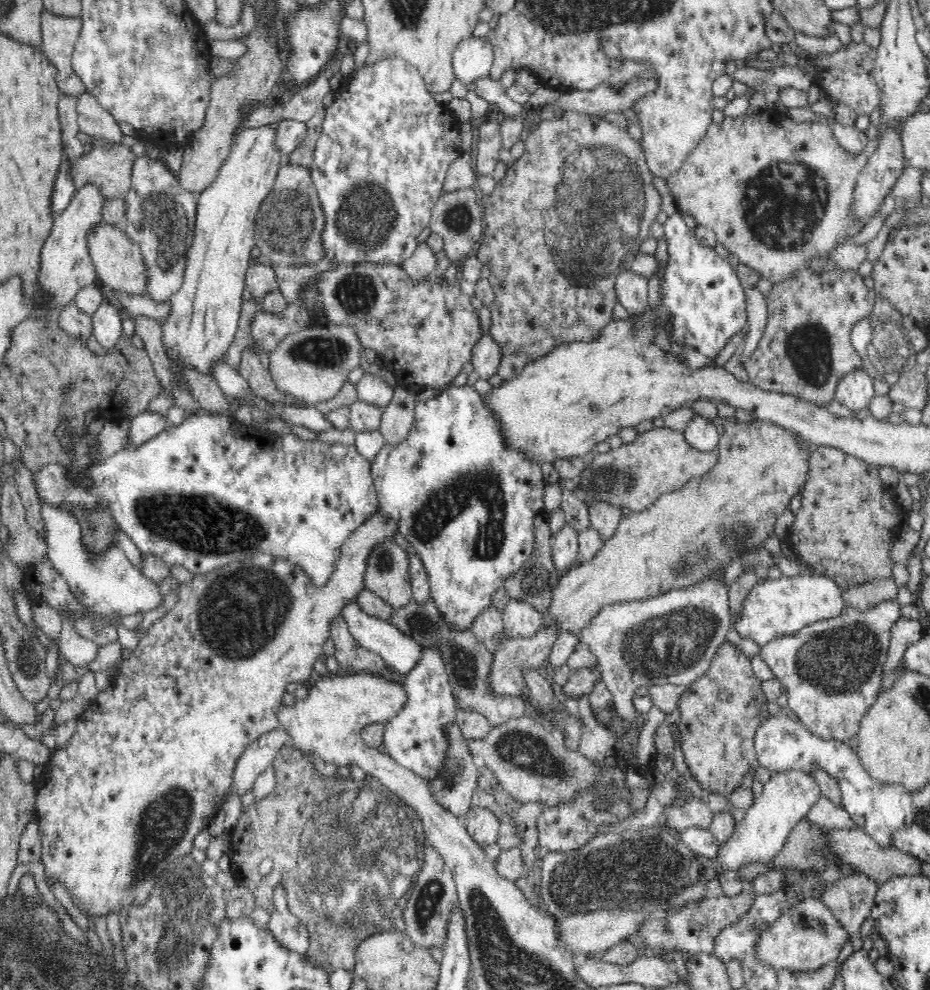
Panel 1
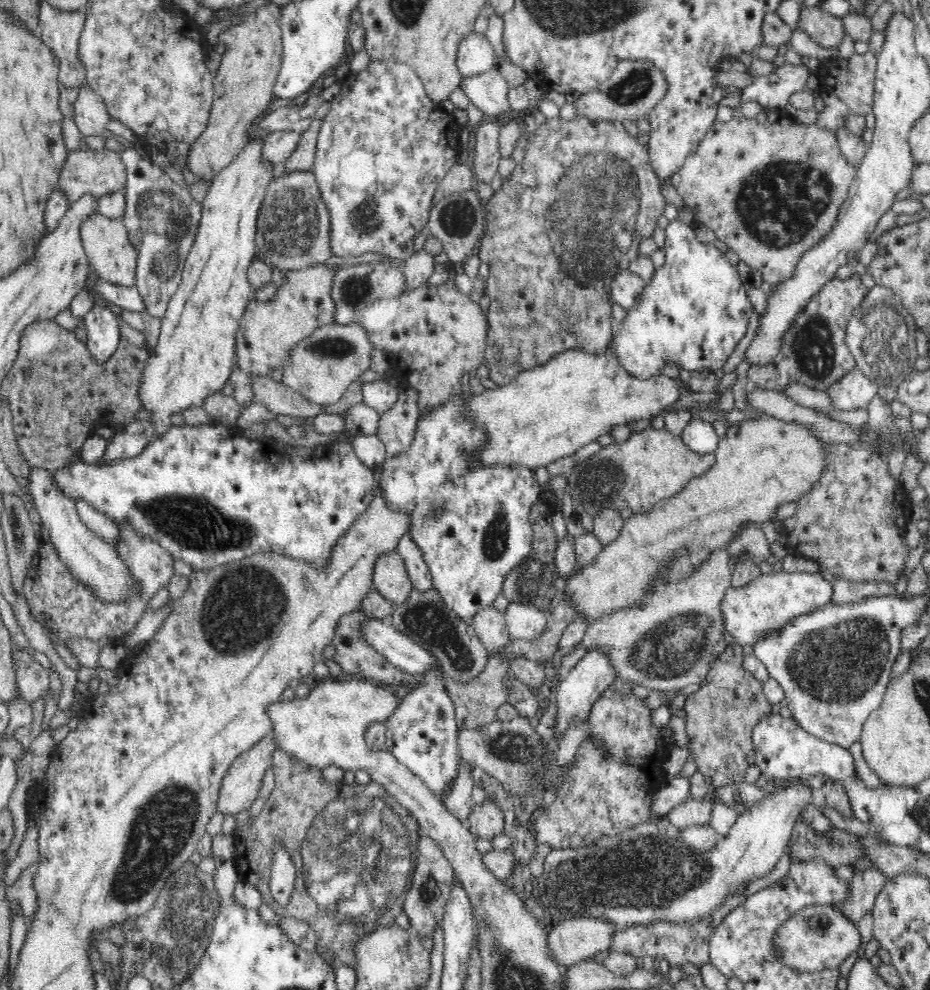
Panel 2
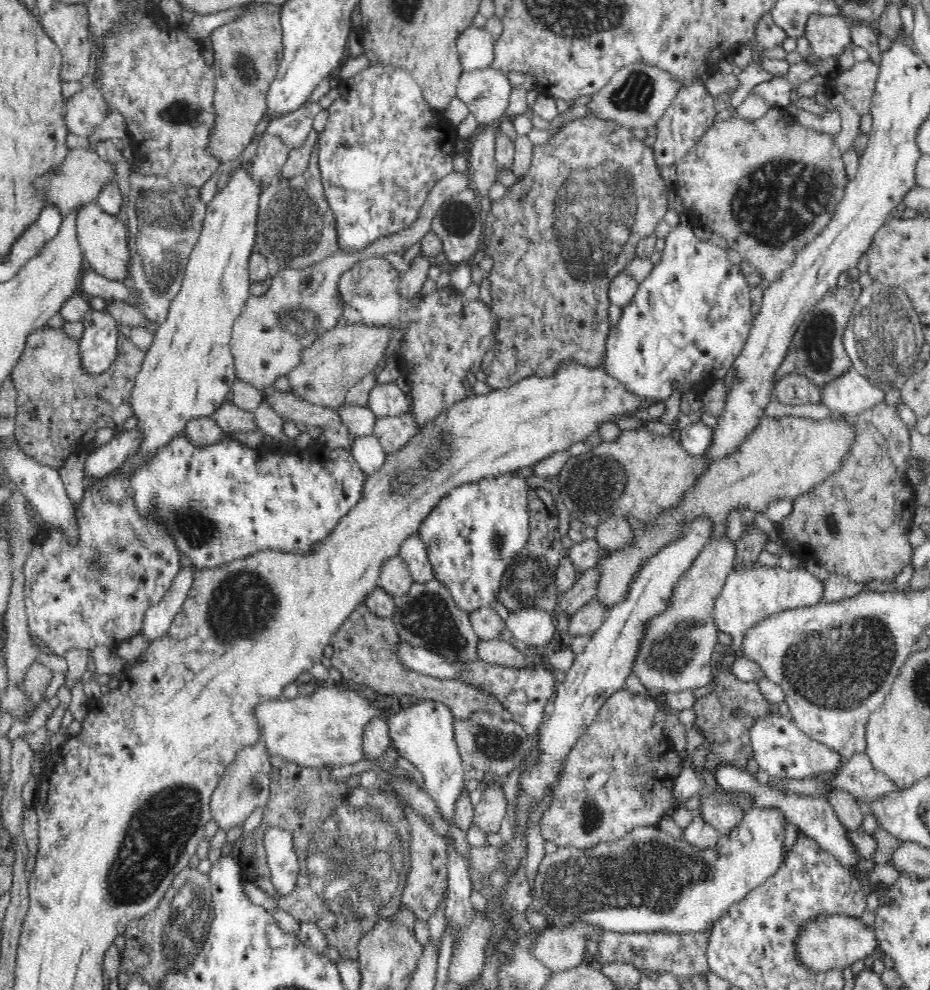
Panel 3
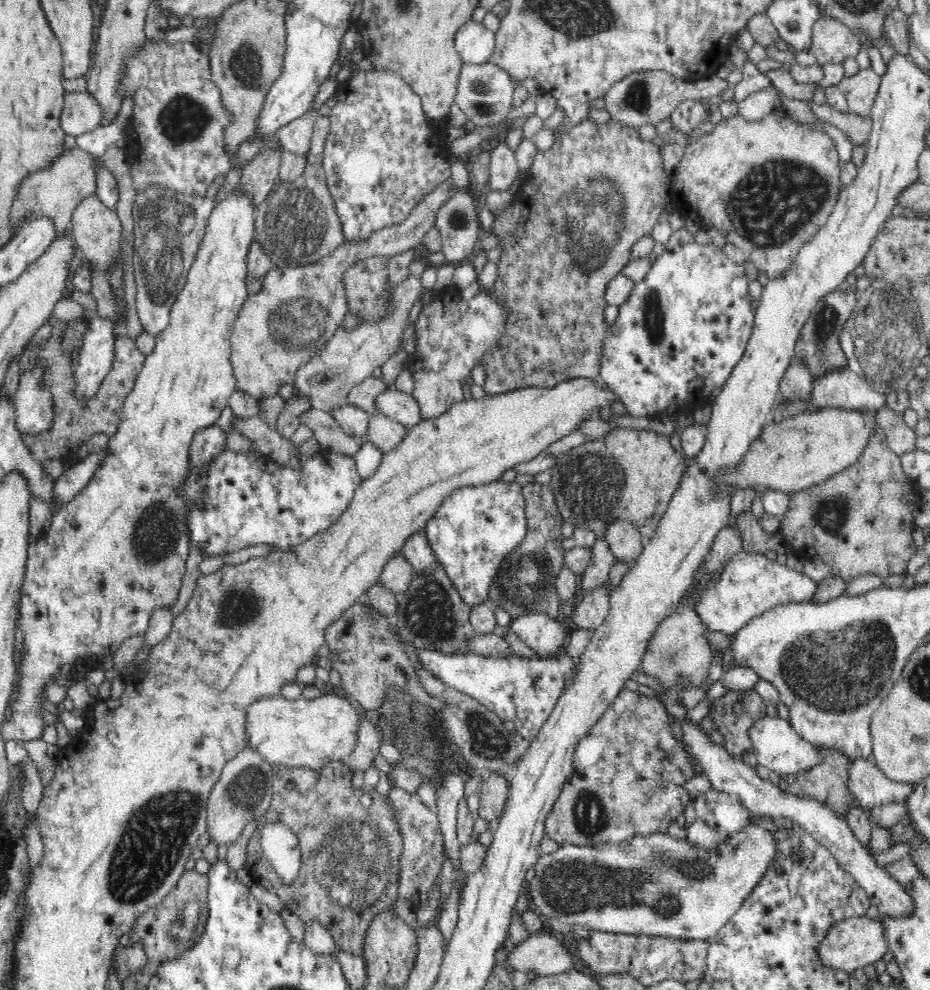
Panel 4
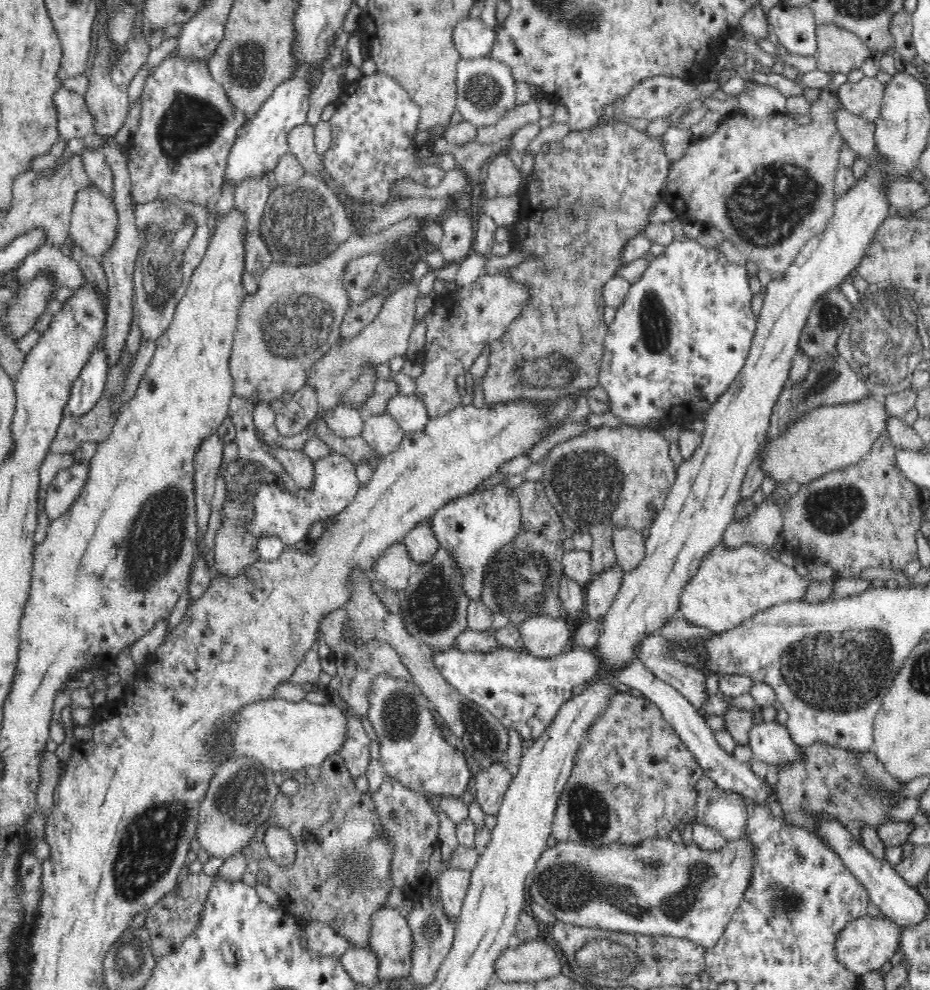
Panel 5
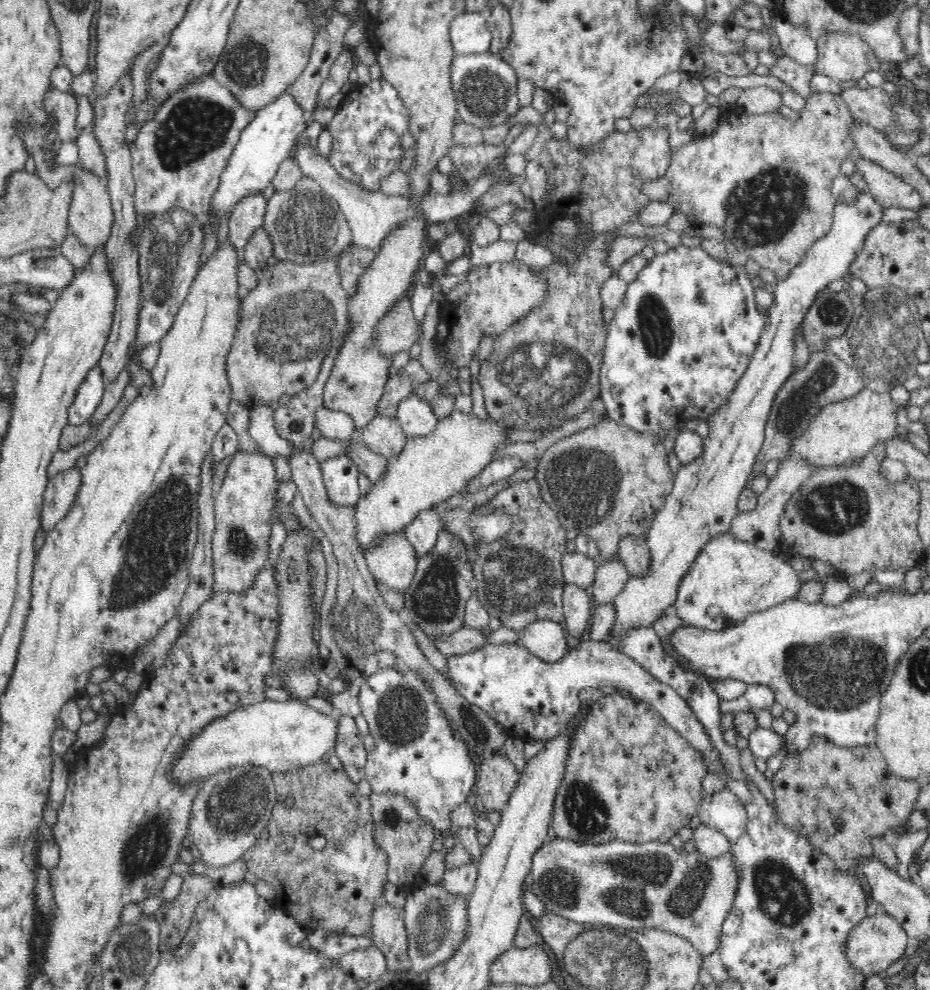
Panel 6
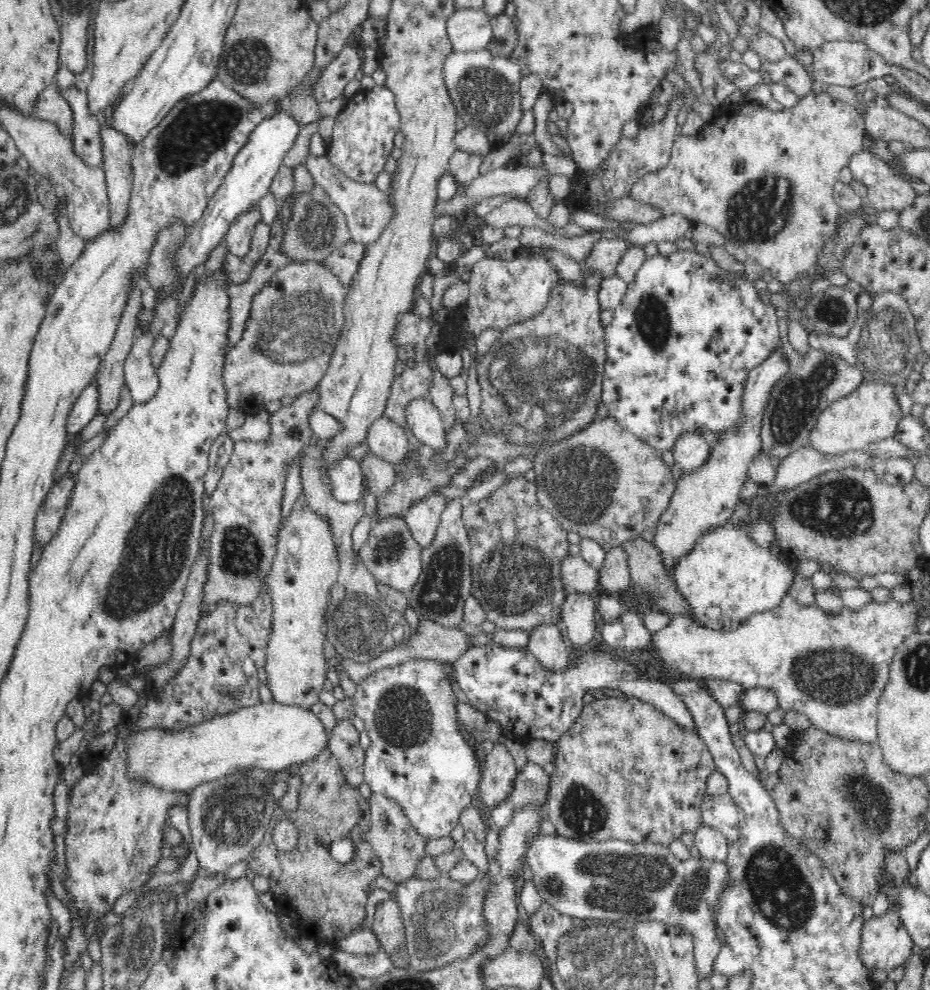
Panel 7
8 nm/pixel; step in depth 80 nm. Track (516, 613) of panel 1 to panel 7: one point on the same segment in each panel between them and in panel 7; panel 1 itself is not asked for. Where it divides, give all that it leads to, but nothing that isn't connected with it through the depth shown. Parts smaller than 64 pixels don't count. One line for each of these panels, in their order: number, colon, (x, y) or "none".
2: (526, 622)
3: (535, 627)
4: (544, 634)
5: (543, 636)
6: (546, 639)
7: (545, 641)

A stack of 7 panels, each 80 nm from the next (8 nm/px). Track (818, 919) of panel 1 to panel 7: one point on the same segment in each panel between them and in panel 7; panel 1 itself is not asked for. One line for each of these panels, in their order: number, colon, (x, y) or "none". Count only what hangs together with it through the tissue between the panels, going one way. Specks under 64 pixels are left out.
2: (817, 937)
3: (830, 943)
4: (855, 942)
5: (865, 944)
6: (875, 943)
7: (885, 943)

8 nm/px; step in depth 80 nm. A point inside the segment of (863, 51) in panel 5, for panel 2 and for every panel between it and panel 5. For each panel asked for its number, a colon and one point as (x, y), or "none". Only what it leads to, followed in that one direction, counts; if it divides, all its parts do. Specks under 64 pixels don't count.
2: (828, 31)
3: (828, 35)
4: (833, 42)

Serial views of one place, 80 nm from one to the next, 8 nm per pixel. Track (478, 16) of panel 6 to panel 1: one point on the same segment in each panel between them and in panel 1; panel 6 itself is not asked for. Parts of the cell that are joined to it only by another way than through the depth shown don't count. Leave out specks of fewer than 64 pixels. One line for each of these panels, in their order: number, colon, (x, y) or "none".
1: (473, 57)
2: (475, 54)
3: (475, 46)
4: (474, 43)
5: (471, 38)

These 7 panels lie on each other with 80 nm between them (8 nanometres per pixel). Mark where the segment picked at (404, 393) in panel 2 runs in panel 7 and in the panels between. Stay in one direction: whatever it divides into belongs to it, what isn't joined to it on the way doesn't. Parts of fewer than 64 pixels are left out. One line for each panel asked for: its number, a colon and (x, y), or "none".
3: (392, 432)
4: (385, 433)
5: (382, 432)
6: (383, 435)
7: (386, 439)

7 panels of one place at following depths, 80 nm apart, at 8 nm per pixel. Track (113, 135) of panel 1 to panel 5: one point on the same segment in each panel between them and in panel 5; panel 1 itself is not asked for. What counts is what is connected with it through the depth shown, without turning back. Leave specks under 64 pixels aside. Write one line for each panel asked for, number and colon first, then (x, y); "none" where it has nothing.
2: (89, 113)
3: (85, 109)
4: (80, 113)
5: (74, 120)

